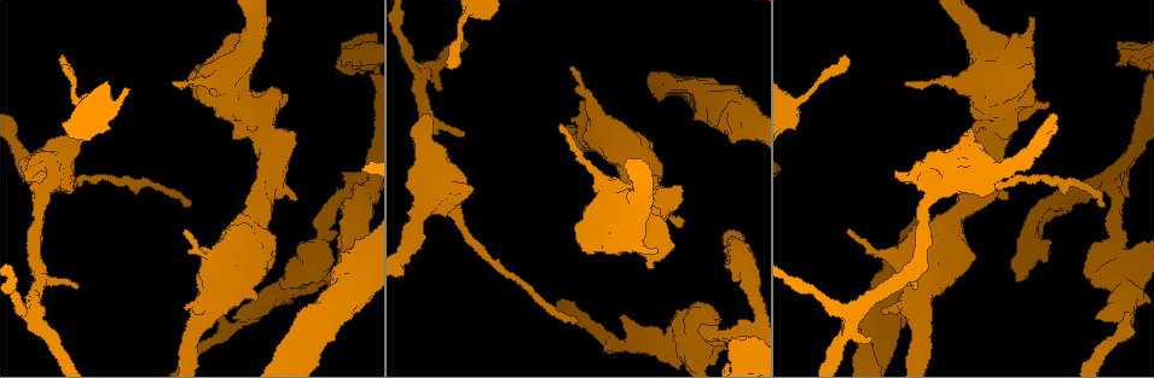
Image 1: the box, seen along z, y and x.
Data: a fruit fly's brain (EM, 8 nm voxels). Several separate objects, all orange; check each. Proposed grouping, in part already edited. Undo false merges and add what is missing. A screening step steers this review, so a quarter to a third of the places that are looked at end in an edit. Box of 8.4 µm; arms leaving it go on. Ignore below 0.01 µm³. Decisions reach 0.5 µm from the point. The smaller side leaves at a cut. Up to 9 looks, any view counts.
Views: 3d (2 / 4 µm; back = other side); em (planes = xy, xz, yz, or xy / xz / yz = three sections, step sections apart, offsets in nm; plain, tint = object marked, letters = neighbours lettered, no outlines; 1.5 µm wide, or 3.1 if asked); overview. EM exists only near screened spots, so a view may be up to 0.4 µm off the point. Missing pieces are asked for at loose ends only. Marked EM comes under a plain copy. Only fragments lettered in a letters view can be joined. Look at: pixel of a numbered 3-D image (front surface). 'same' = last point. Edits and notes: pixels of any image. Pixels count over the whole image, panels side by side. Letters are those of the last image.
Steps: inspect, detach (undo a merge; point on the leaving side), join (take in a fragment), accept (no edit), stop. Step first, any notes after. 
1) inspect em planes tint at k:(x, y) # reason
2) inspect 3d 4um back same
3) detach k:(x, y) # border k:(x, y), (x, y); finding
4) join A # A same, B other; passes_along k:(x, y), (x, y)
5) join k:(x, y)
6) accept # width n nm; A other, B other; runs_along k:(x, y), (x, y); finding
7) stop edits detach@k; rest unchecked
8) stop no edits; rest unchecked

inspect em xz step 8 tint at 1:(416, 71) # four or more arms meet

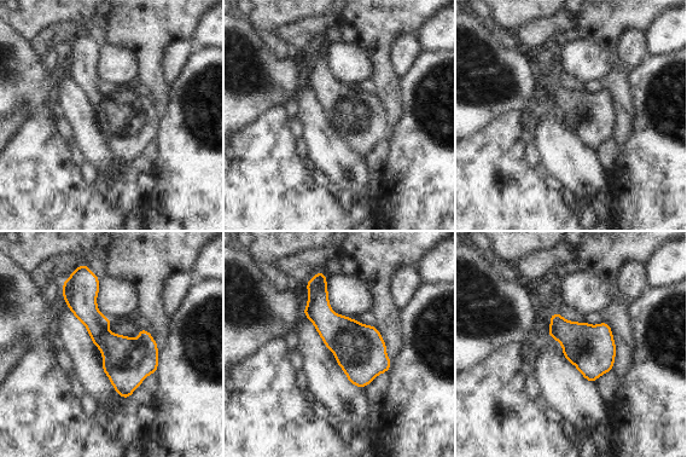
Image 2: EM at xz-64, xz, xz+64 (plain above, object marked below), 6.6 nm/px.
inspect em planes letters same

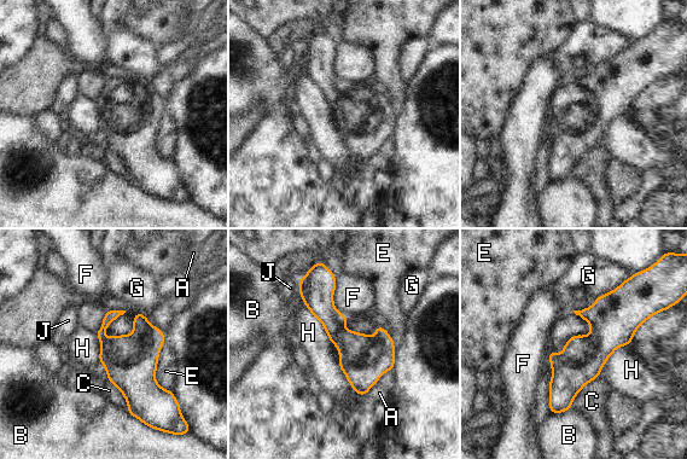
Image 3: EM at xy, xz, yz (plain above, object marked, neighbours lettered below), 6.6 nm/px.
accept # width 300 nm; A other, B other, C other, E other, F other, G other, H other, J other; runs_along 3:(642, 318), (553, 410); one neuron here

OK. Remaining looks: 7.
inspect em planes tint at 1:(448, 66) # tapers out

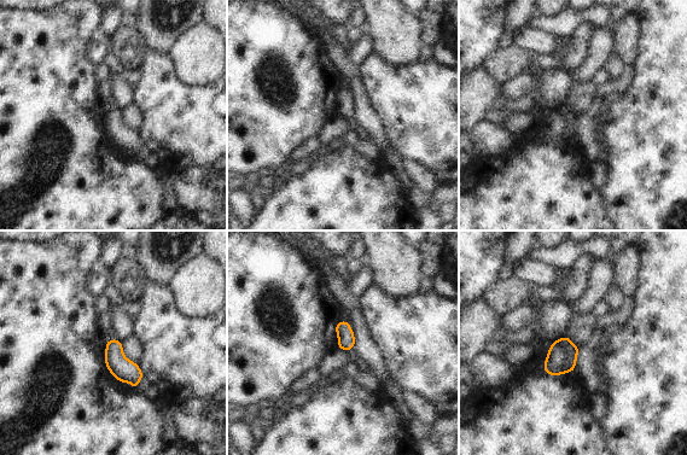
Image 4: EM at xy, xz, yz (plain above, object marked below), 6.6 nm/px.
inspect em planes letters same

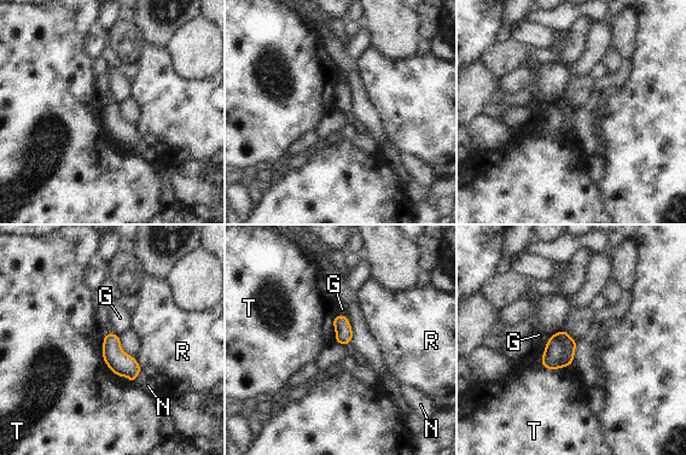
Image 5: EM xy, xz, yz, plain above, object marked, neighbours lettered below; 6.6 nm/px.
accept # G other, N other, R other, T other; border 5:(545, 344), (545, 367), (570, 366); none of them fits

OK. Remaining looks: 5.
inspect em 3.1um planes letters at 1:(1103, 206) # tapers out

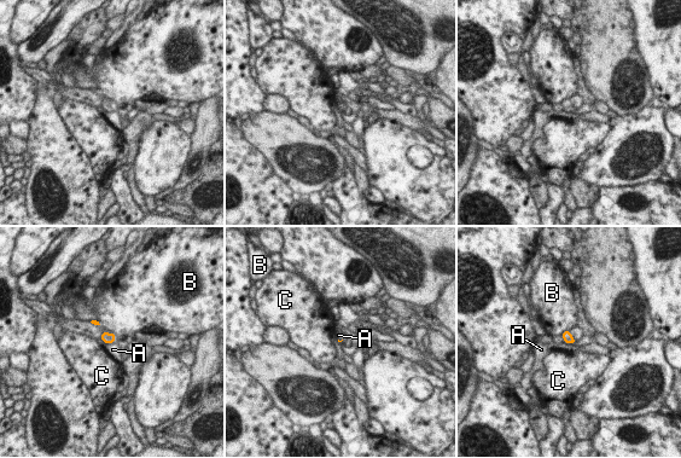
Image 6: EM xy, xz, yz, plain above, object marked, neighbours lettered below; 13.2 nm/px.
accept # longest_contact A 140 nm; A other, B other, C other; none of them fits

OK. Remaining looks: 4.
inspect 3d 2um at 1:(1006, 197)

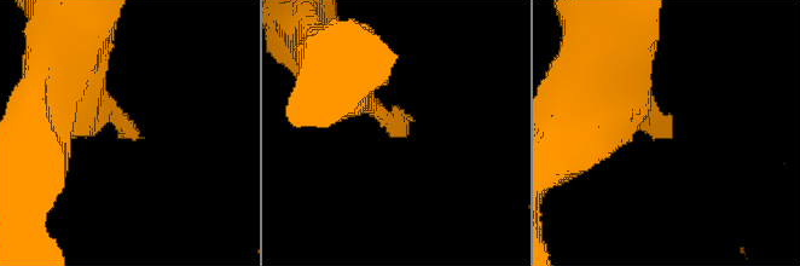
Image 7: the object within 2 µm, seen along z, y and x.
inspect em xz step 4 letters at 7:(136, 132) # now the EM

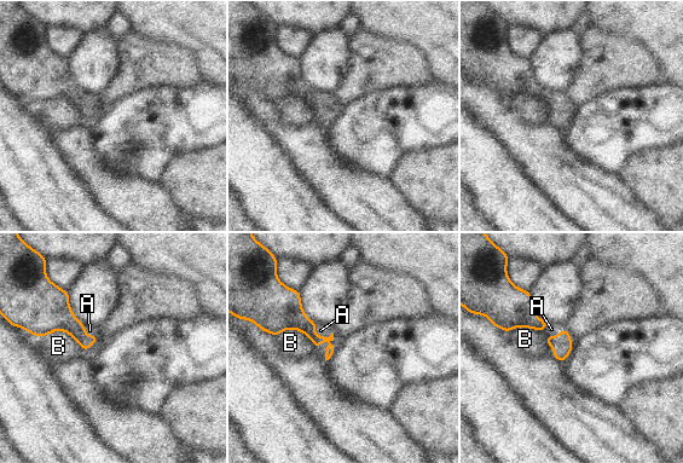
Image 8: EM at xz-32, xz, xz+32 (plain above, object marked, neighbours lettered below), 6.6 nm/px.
join A # A same, B other; it goes on there

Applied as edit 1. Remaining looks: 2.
stop edits join@8; rest unchecked

